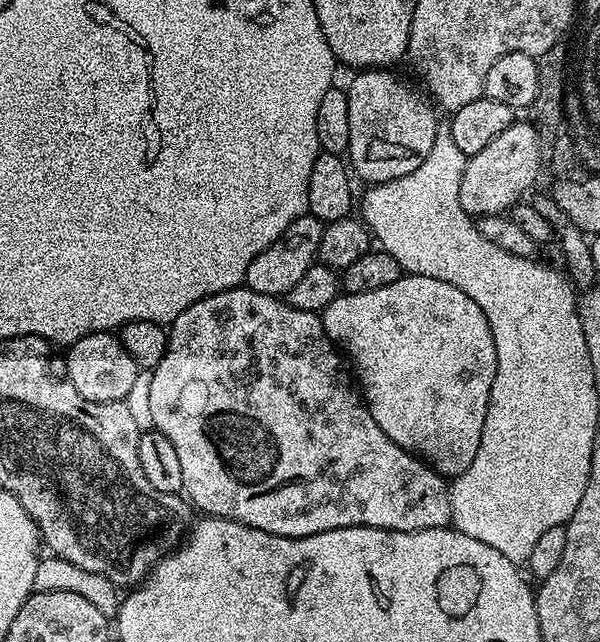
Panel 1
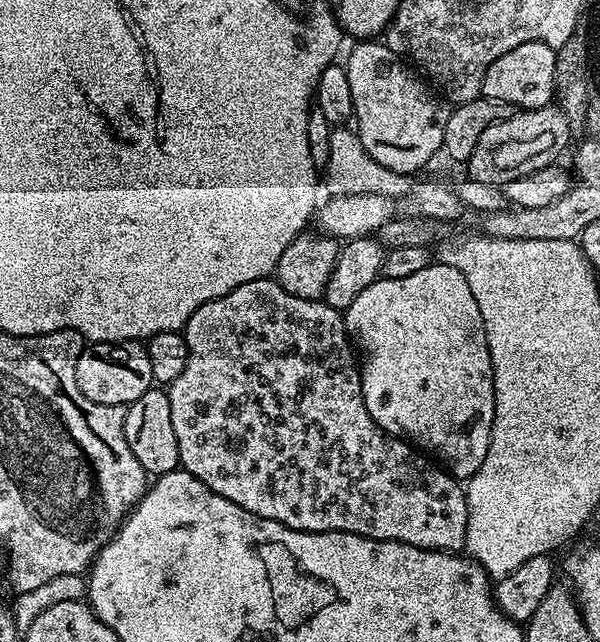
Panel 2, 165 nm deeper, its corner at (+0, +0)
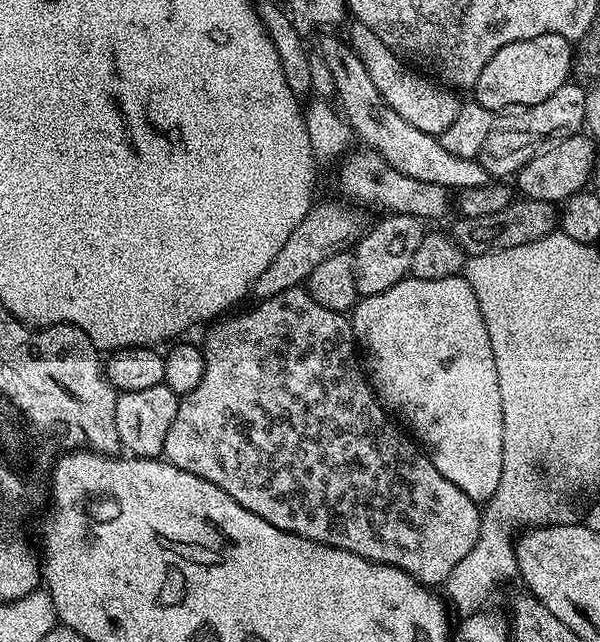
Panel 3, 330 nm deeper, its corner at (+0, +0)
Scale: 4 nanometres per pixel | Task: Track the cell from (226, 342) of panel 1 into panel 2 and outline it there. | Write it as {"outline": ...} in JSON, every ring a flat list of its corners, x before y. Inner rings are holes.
{"outline":[[265,278,246,282,238,286,238,290,230,290,230,294,198,306,198,310,190,314,182,331,188,347,186,370,182,370,182,374,178,374,178,378,167,385,166,391,170,398,170,422,174,422,174,438,178,438,180,468,183,471,210,486,214,494,222,494,222,498,230,498,230,502,250,510,250,514,270,518,299,532,353,532,375,540,406,542,410,546,434,548,437,552,453,554,464,548,468,497,461,481,417,451,408,441,382,431,378,422,370,418,370,410,366,410,366,402,362,398,358,360,348,331,344,328,341,309,331,308,323,299,294,298,294,294,286,294,286,290,282,290,275,279]]}

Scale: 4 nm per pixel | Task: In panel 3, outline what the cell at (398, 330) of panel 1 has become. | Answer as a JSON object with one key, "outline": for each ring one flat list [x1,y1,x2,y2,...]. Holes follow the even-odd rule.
{"outline":[[409,275,390,286,390,290,382,290,382,294,357,299,350,319,352,333,362,345,362,352,366,357,366,368,370,373,370,383,376,393,376,399,393,417,399,418,402,424,404,419,403,427,415,437,419,447,432,459,438,474,450,478,450,482,454,482,454,486,458,486,458,490,462,490,462,494,466,494,470,499,487,502,498,490,498,478,502,478,502,394,498,394,498,370,494,366,494,350,490,350,490,334,486,334,486,322,482,318,478,298,474,298,470,282,465,280,463,275,433,280]]}

